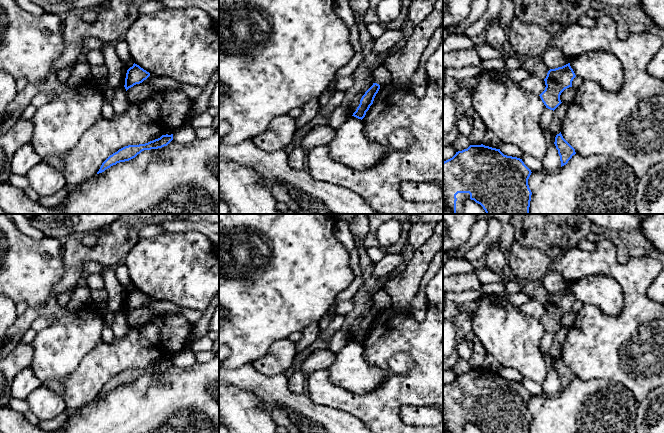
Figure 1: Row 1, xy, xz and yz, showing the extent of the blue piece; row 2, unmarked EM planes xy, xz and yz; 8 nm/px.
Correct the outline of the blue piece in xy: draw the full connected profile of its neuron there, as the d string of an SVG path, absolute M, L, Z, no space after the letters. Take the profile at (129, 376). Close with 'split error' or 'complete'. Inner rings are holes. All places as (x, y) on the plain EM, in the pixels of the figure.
M173 358L162 359L160 362L150 365L145 368L128 369L117 376L110 379L101 389L97 398L104 396L106 393L120 386L129 385L135 382L144 374L158 373L167 370L173 364Z; complete

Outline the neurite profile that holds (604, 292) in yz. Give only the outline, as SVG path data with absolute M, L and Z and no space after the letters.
M607 276L583 277L569 286L576 300L598 307L607 316L618 316L624 294L619 283Z

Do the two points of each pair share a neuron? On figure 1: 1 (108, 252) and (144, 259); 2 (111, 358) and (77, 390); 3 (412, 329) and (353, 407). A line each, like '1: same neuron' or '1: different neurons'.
1: different neurons
2: same neuron
3: same neuron

